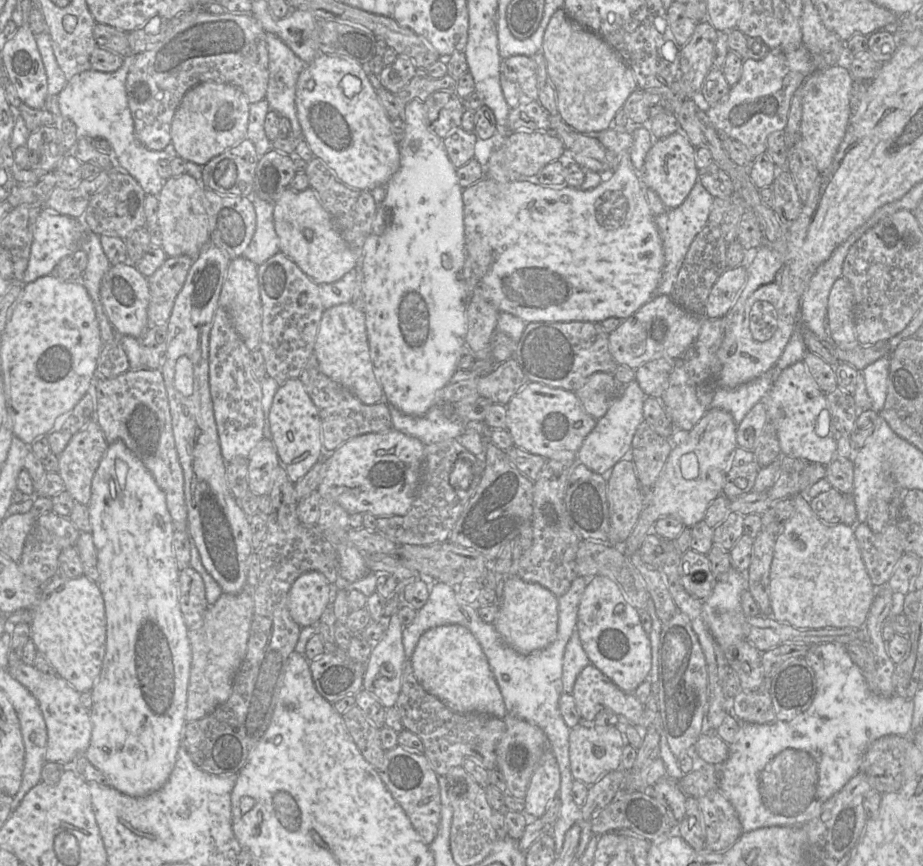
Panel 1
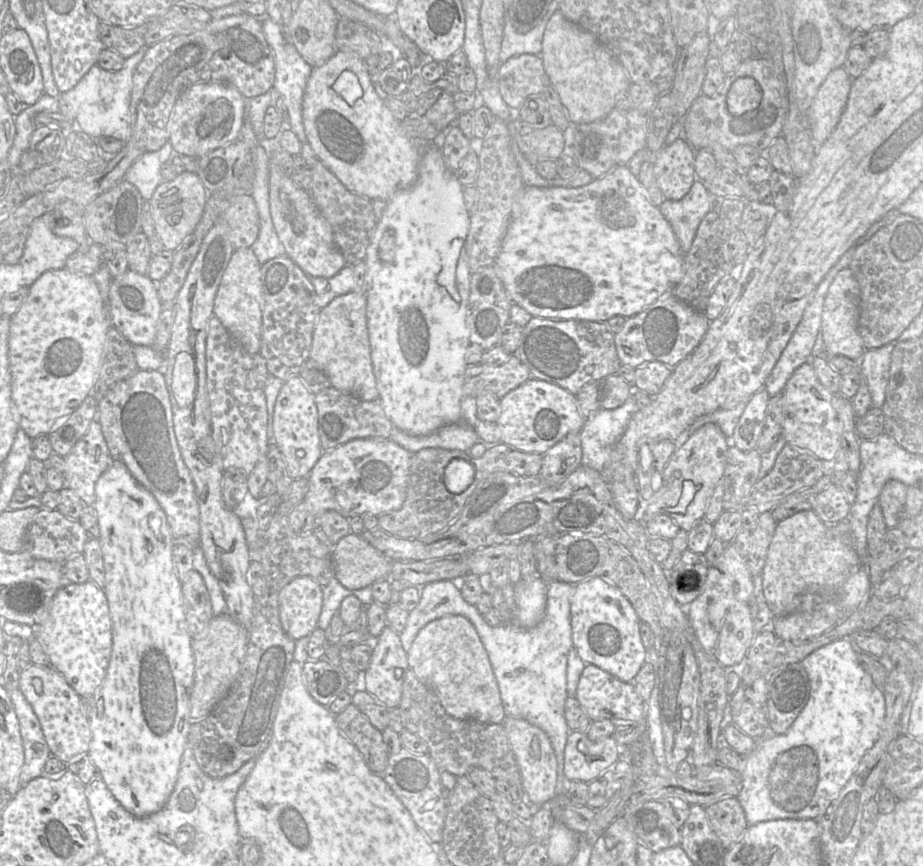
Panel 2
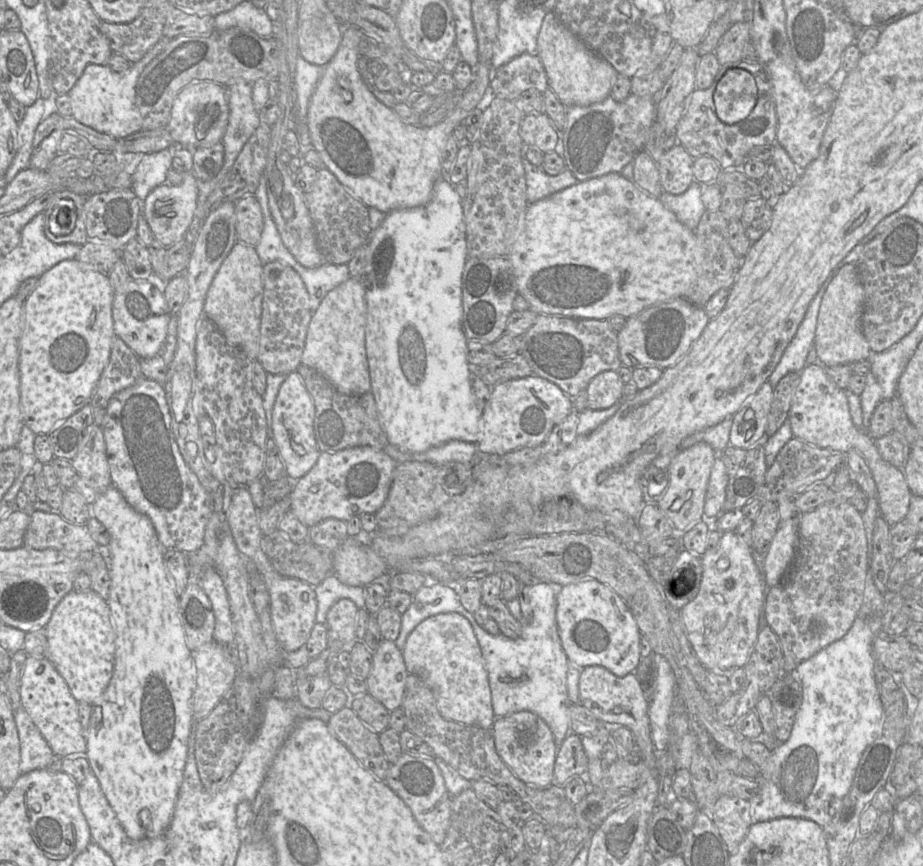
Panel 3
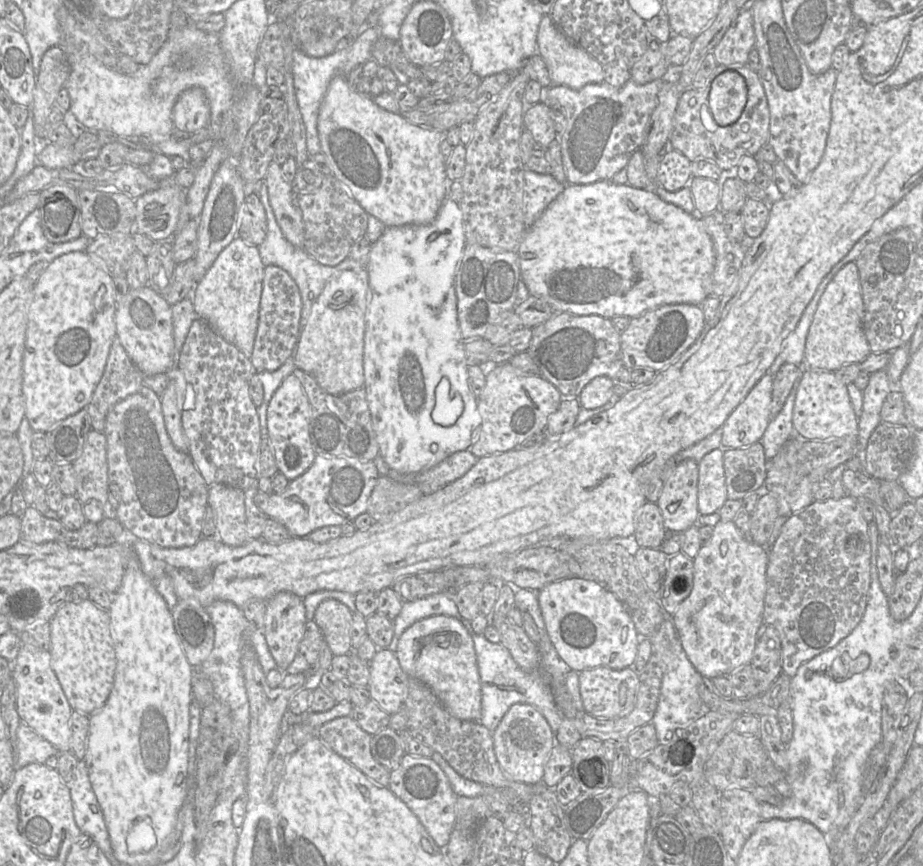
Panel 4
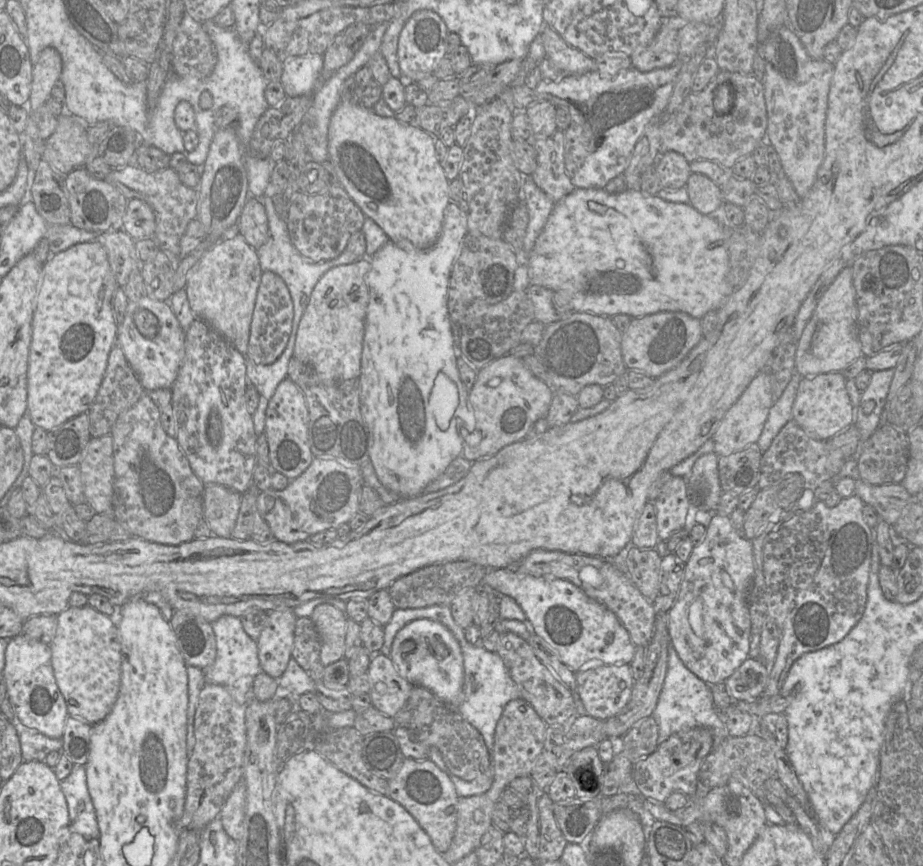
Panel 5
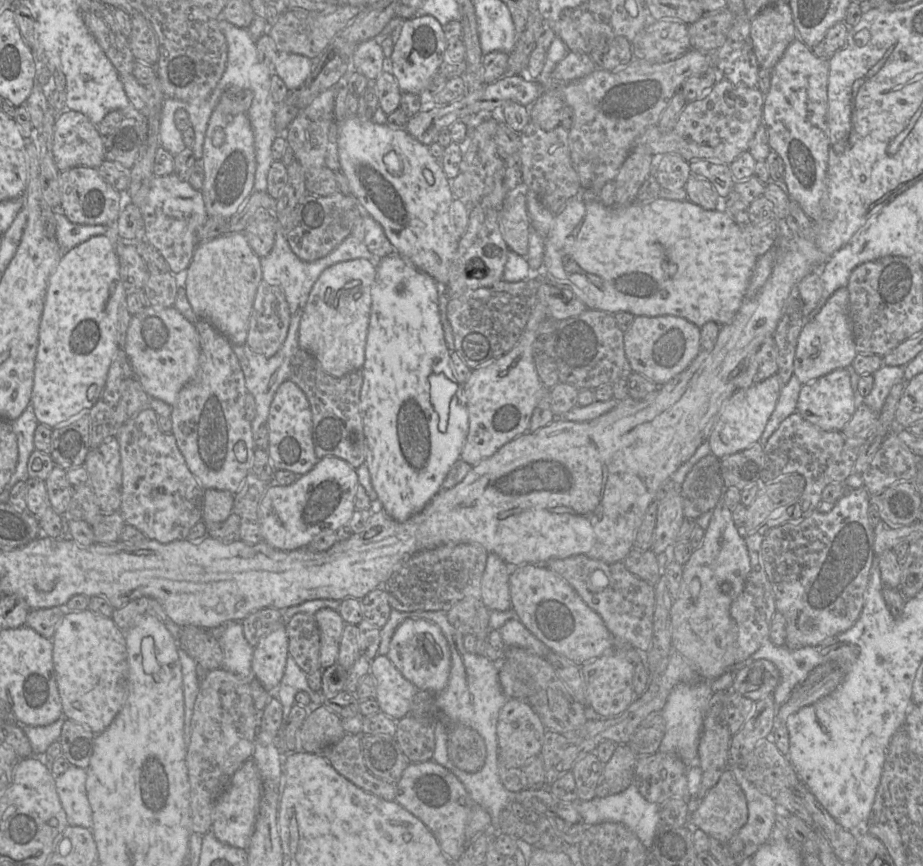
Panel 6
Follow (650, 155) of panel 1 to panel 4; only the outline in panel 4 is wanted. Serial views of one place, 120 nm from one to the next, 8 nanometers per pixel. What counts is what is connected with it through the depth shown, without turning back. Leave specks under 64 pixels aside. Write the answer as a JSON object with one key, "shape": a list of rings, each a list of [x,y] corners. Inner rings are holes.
{"shape":[[[669,149],[660,162],[658,185],[675,192],[687,186],[692,177],[691,161],[679,151]]]}

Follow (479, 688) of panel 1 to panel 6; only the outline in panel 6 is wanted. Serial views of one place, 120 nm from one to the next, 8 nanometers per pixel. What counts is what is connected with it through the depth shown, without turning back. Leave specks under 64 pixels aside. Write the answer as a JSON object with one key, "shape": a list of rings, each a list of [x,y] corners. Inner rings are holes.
{"shape":[[[411,618],[404,620],[391,639],[387,656],[418,690],[439,693],[448,683],[451,671],[450,647],[441,629],[430,621]]]}

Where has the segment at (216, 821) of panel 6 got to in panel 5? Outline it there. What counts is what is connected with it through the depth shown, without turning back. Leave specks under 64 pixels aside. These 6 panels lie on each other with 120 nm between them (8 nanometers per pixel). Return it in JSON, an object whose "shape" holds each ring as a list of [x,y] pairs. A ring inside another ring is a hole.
{"shape":[[[241,780],[222,806],[219,817],[227,835],[236,842],[242,833],[246,807],[246,785]]]}

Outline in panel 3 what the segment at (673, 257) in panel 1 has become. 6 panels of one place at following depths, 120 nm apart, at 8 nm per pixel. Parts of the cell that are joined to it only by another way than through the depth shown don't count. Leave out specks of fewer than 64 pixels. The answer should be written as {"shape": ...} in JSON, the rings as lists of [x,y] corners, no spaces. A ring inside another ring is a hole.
{"shape":[[[695,180],[684,193],[673,195],[663,191],[659,199],[691,231],[696,230],[703,213],[706,211],[701,200],[700,184]]]}

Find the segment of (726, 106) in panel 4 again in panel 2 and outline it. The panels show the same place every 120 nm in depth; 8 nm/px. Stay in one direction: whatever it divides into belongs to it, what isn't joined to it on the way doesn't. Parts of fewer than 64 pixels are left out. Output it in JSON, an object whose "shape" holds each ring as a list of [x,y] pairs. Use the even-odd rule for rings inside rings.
{"shape":[[[748,76],[740,77],[729,88],[726,96],[727,109],[733,116],[742,116],[757,109],[761,99],[761,88],[757,81]]]}

